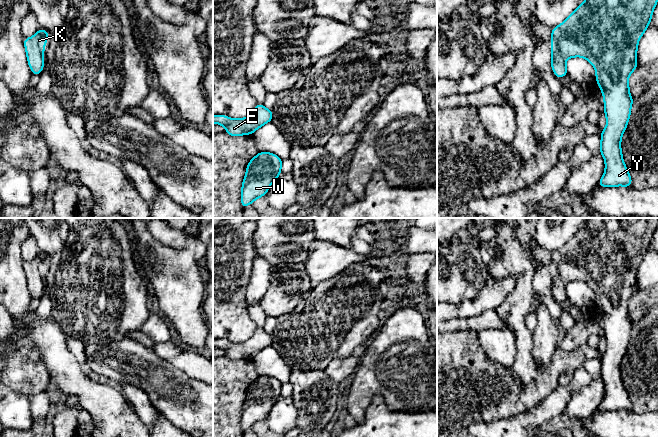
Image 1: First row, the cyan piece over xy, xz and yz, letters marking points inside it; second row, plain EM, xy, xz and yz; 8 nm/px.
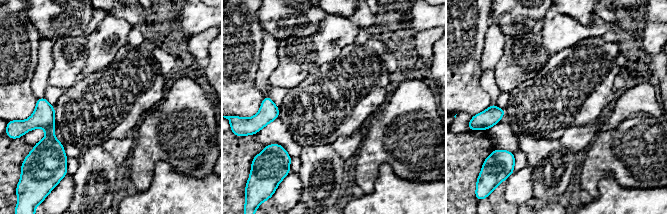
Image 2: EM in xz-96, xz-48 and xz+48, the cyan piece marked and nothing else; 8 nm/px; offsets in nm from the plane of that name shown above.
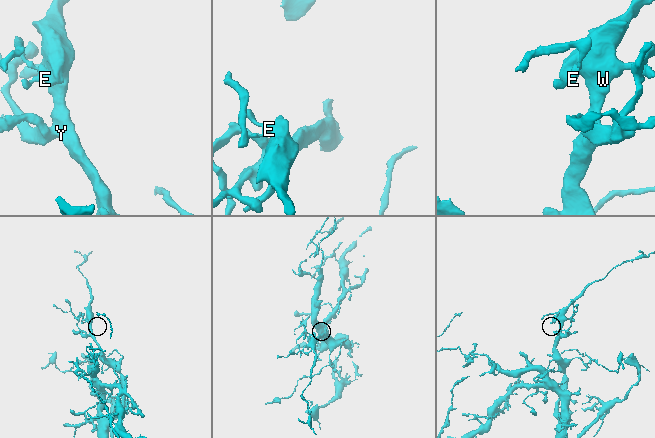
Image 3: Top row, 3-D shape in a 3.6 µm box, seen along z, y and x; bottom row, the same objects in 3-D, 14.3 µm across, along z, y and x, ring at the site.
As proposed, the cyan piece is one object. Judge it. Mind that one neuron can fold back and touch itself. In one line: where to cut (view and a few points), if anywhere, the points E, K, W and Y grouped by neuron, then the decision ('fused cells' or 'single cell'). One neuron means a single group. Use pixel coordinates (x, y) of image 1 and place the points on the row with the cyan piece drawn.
no cut; E K W Y; single cell

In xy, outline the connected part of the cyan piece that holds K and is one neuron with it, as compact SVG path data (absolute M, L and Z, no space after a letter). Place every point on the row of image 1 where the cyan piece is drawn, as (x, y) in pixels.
M40 28L33 37L23 39L28 65L33 75L39 76L43 70L44 47L48 37L49 32Z

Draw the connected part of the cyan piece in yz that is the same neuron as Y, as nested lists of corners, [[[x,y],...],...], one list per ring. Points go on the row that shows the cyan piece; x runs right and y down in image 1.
[[[585,0],[551,33],[551,66],[559,79],[568,75],[565,61],[571,57],[584,57],[596,70],[595,81],[600,86],[604,98],[604,113],[607,120],[605,129],[600,133],[600,154],[605,159],[605,172],[597,187],[632,187],[632,179],[624,164],[621,151],[621,138],[630,119],[633,98],[629,90],[629,75],[637,69],[637,47],[640,37],[651,22],[652,14],[658,0]]]

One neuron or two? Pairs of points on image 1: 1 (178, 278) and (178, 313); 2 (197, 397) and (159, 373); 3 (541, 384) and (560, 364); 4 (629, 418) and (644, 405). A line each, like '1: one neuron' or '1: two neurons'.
1: one neuron
2: one neuron
3: one neuron
4: two neurons

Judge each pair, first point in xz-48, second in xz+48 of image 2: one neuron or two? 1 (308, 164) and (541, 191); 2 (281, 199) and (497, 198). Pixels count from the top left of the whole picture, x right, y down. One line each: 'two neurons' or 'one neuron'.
1: one neuron
2: two neurons

